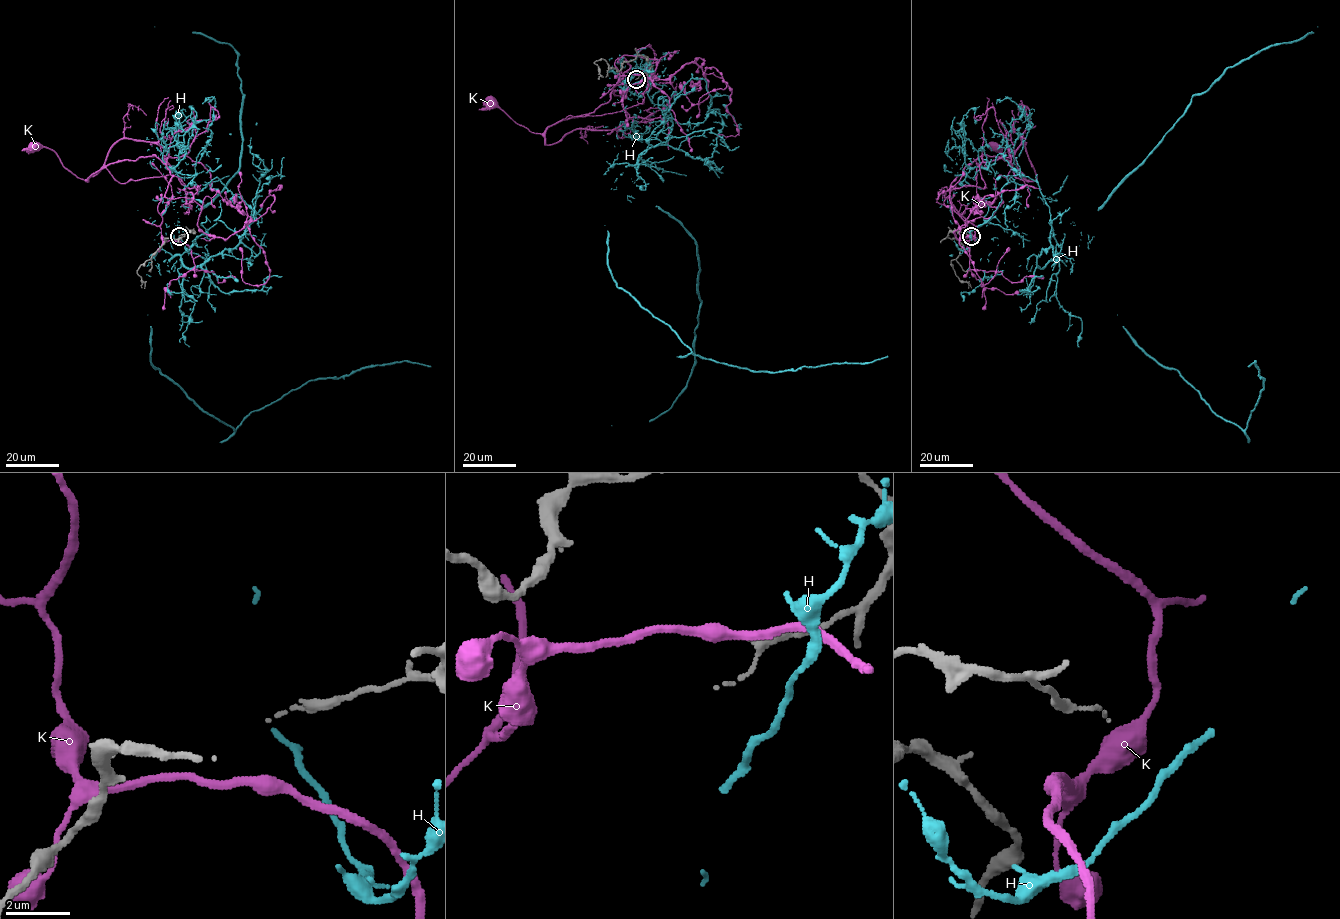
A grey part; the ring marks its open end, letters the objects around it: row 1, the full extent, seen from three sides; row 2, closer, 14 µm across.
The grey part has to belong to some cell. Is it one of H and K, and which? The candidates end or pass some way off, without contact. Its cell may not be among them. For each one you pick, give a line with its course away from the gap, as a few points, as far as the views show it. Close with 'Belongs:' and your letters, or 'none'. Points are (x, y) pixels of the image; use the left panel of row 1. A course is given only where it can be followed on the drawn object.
H: it runs (181, 240), (277, 171), (151, 326), (233, 429), (430, 367)
Belongs: H

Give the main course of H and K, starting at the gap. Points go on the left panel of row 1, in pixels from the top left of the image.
H: (181, 240), (277, 171), (151, 326), (233, 429), (430, 367)
K: (178, 240), (161, 234), (158, 203), (172, 175), (155, 155), (107, 164), (85, 179), (53, 150), (33, 145)

